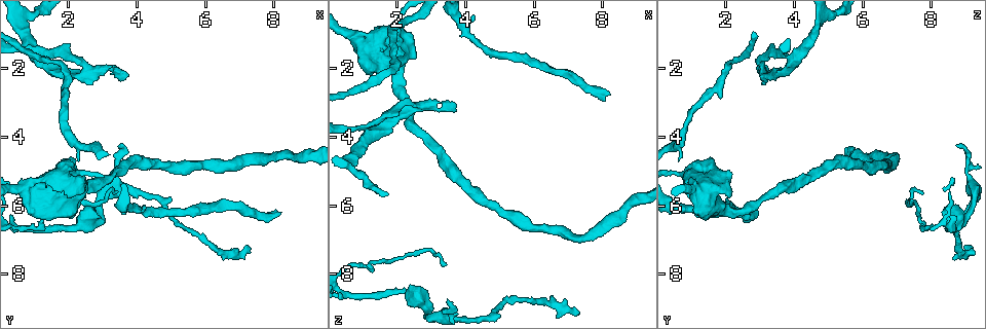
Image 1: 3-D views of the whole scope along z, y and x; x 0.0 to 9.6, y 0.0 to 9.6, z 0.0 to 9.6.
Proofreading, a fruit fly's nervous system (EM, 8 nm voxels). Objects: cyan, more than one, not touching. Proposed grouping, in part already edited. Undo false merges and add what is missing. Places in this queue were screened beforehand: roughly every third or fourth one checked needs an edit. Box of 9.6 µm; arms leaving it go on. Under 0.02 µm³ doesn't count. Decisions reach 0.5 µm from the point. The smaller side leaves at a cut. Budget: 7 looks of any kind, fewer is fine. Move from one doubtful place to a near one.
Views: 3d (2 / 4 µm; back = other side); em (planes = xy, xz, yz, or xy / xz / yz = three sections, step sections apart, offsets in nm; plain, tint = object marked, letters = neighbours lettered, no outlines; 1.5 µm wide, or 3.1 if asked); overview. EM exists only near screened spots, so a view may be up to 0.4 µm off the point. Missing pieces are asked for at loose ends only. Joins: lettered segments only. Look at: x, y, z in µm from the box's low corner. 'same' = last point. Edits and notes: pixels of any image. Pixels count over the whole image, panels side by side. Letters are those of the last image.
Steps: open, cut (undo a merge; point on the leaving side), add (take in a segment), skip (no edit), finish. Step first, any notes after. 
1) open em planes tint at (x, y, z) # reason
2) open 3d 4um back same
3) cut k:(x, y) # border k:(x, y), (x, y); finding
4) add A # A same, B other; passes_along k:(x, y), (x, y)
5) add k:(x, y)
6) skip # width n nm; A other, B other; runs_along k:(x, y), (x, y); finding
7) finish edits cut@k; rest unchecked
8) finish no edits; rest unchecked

open em planes plain at (8.15, 6.25, 2.80) # an open end

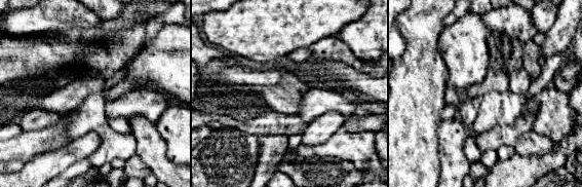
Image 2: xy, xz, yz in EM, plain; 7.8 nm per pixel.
open em planes letters same

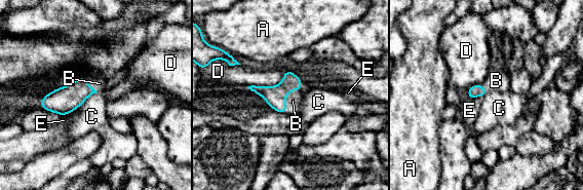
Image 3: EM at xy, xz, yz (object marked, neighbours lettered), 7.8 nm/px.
add B # A other, B same, C other, D other, E other; the neuron continues

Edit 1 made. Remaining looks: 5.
open overview # see it whole again

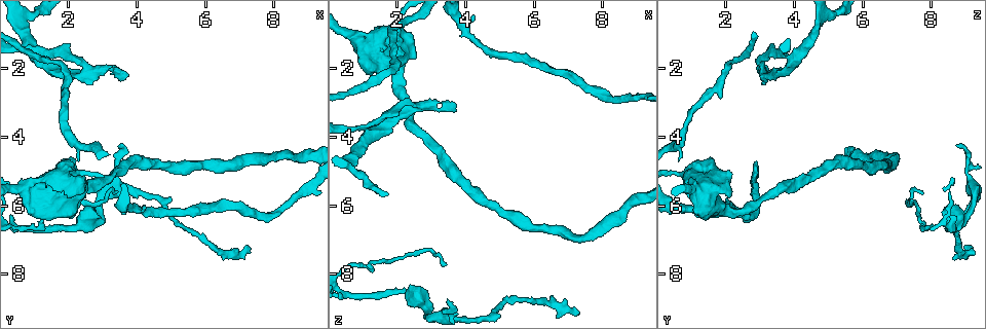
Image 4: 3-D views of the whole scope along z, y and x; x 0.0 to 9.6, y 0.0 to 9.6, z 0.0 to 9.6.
open 3d 2um at (3.50, 4.25, 8.75) # an open end

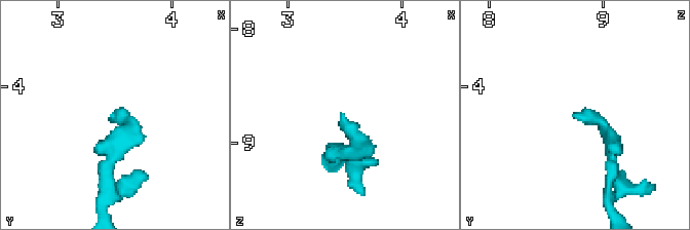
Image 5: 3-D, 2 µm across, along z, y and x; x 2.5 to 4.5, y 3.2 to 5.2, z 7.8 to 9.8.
open em planes tint at (3.46, 4.24, 8.76)

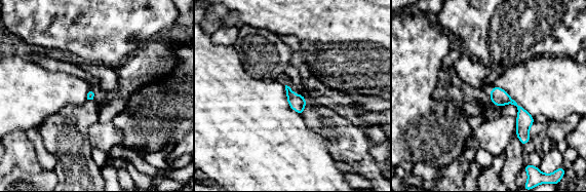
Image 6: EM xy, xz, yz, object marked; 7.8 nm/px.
open em planes letters same

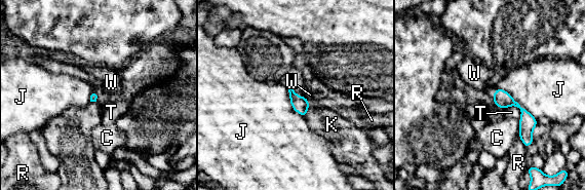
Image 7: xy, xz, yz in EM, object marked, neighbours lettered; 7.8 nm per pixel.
skip # C other, J other, K other, R other, T other, W other; no lettered segment goes on from it

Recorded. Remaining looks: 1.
finish edits add@3; rest unchecked

